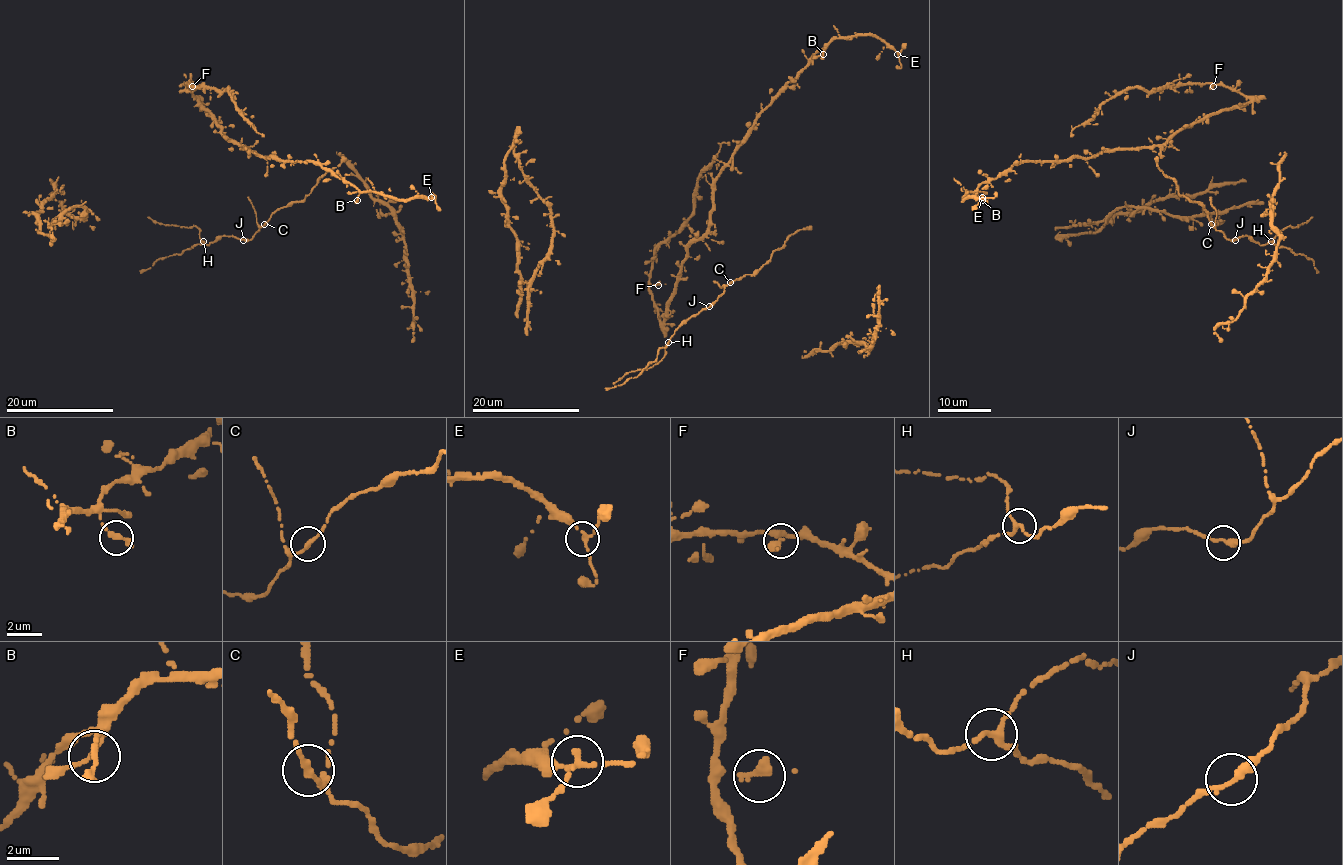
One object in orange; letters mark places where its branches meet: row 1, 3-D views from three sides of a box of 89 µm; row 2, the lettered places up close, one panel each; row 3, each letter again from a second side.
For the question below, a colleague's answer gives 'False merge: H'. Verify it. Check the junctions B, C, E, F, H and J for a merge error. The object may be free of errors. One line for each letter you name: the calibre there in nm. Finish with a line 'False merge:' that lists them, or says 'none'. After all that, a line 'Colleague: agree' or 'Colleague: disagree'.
False merge: none
Colleague: disagree

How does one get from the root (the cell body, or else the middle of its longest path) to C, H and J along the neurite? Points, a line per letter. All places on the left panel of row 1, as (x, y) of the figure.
C: (180, 227), (198, 227), (199, 237), (208, 245), (222, 236), (250, 240), (265, 224)
H: (180, 227), (198, 227), (203, 241)
J: (180, 227), (198, 227), (199, 237), (208, 245), (222, 236), (243, 240)

